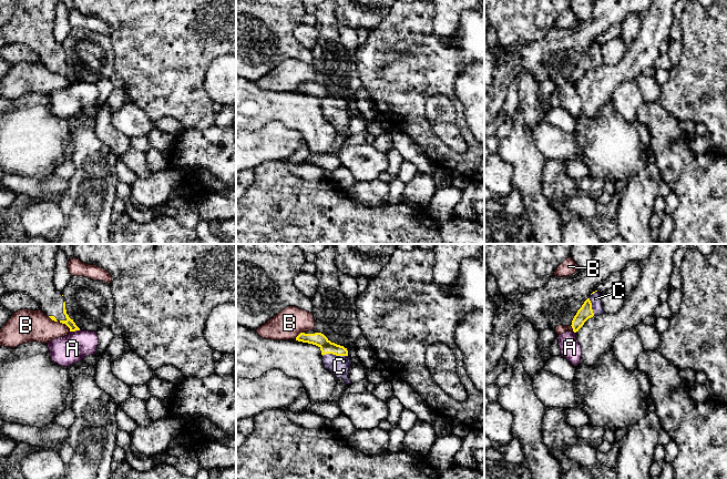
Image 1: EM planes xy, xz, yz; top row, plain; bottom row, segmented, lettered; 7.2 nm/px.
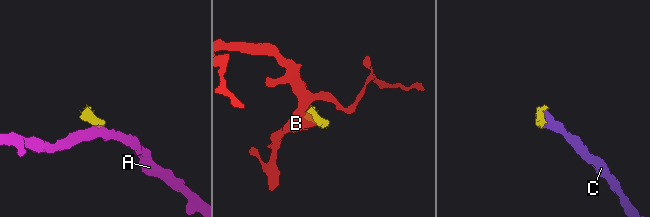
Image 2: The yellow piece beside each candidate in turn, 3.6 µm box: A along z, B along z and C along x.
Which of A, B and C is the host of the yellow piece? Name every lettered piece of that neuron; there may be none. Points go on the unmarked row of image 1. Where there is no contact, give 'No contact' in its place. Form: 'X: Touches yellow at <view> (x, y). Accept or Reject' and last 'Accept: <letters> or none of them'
A: Touches yellow at xy (74, 82). Reject
B: Touches yellow at xy (65, 75). Reject
C: Touches yellow at xz (335, 105). Accept
Accept: C

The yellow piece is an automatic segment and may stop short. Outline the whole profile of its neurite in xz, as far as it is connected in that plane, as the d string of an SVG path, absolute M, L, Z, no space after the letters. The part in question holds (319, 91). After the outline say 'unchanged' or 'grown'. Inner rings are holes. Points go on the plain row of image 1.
M315 82L300 84L296 92L318 98L321 102L325 120L337 130L342 130L346 136L351 135L348 130L351 114L347 100L331 94L324 85L316 84Z | grown

